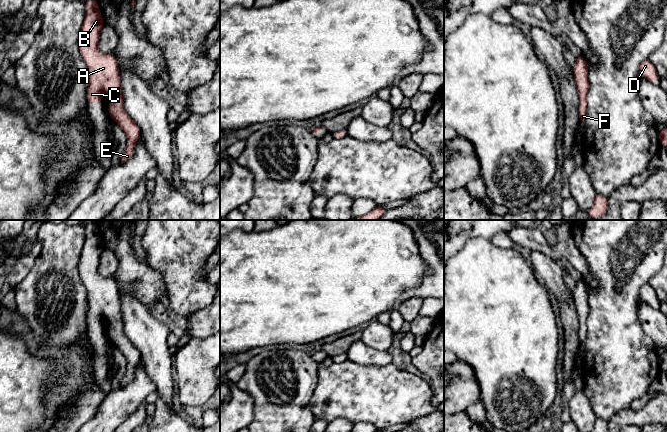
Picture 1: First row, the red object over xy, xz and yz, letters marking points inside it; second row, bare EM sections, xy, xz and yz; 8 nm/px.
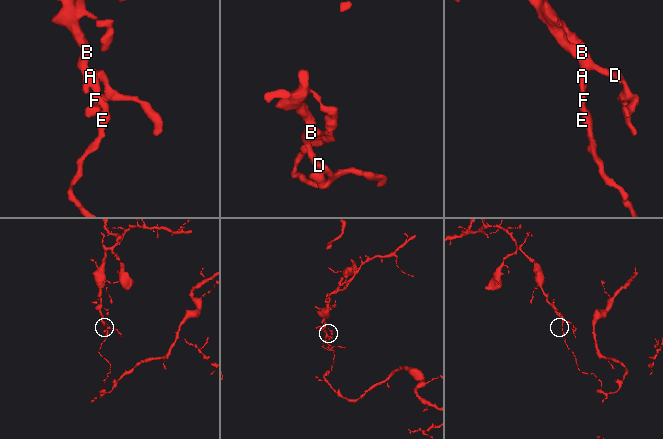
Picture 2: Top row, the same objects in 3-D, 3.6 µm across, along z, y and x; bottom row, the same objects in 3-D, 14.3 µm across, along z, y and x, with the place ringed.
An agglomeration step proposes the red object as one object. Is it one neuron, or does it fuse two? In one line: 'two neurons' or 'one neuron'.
one neuron

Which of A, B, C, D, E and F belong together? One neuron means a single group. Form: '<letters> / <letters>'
A B C D E F

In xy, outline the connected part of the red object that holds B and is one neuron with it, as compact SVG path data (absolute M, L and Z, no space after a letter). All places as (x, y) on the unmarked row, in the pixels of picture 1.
M97 223L85 226L85 243L79 261L79 275L87 290L87 324L88 328L102 326L102 316L110 324L108 337L127 361L127 370L121 381L123 388L133 379L141 355L124 333L117 283L112 278L101 277L98 273L103 250L104 244Z

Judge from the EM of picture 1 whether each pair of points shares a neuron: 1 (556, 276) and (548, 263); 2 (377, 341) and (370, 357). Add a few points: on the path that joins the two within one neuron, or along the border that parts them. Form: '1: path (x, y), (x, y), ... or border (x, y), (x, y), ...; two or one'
1: path (553, 273), (548, 266); one
2: border (360, 339), (373, 348), (387, 350); two

